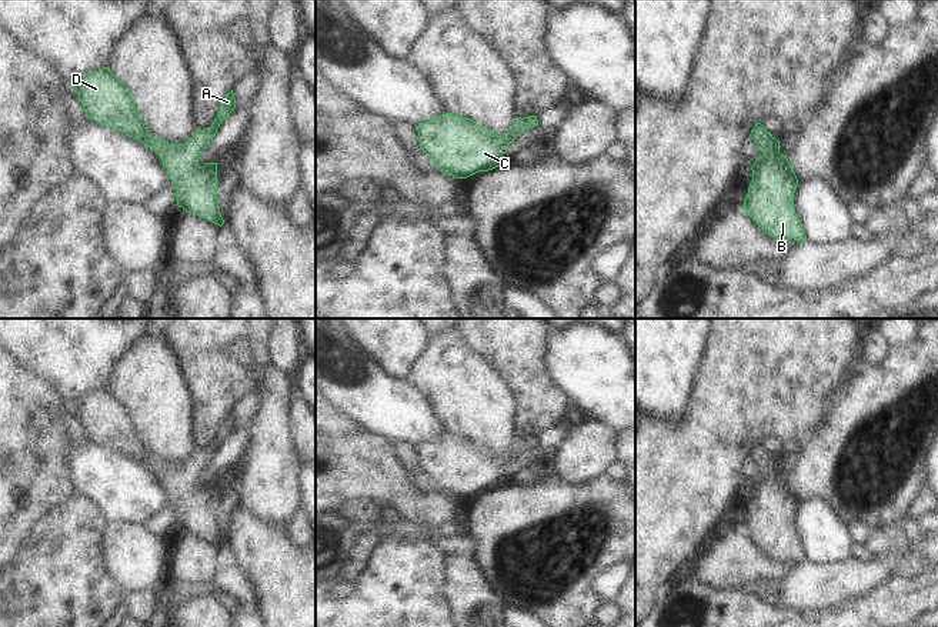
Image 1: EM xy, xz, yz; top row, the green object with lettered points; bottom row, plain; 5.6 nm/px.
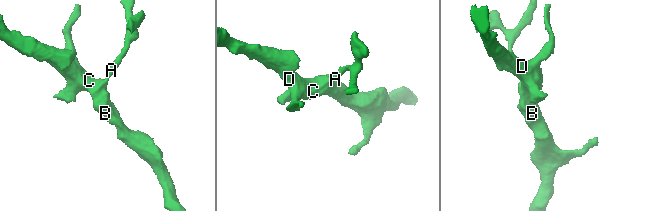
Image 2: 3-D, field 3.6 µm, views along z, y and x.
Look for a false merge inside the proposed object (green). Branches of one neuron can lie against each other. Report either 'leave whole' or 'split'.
leave whole

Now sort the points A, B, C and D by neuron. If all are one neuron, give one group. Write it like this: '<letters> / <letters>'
A B C D

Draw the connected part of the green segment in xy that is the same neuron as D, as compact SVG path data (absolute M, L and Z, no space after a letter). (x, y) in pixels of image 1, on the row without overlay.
M107 387L73 403L73 410L87 438L137 458L160 476L176 504L178 527L220 547L224 544L217 518L218 483L206 483L200 487L197 480L220 444L236 428L233 410L223 420L213 444L204 450L198 448L187 463L178 466L150 457L127 407Z

